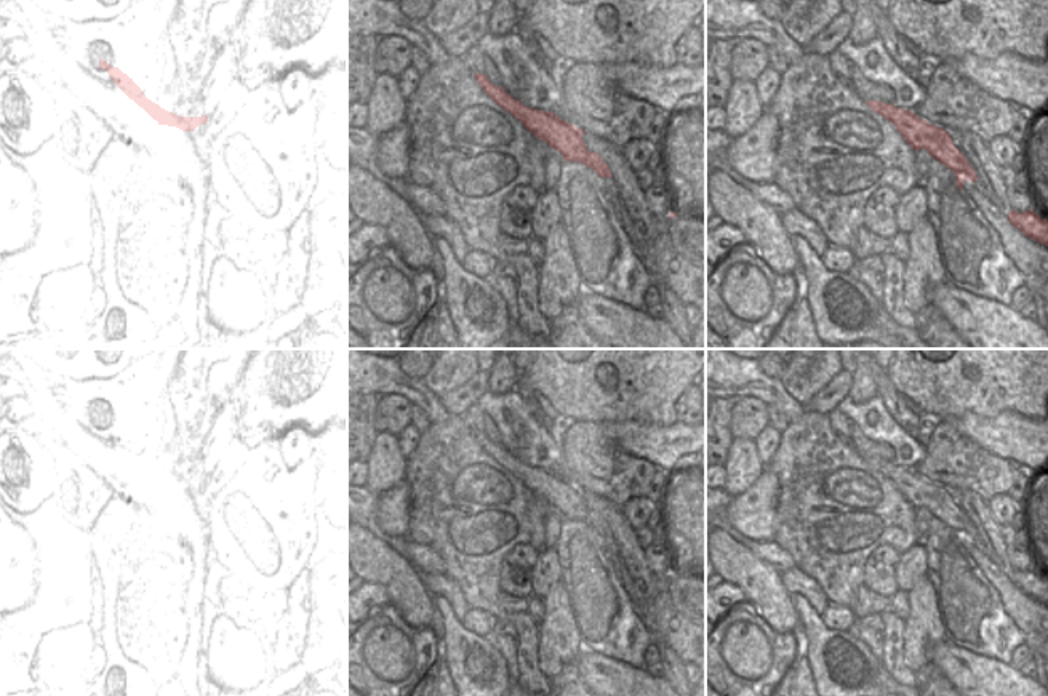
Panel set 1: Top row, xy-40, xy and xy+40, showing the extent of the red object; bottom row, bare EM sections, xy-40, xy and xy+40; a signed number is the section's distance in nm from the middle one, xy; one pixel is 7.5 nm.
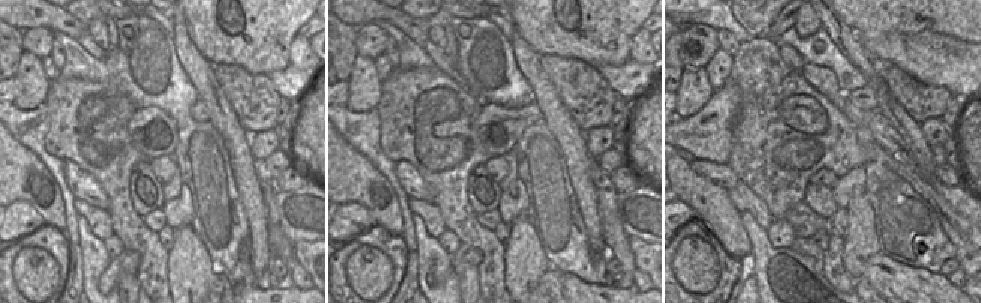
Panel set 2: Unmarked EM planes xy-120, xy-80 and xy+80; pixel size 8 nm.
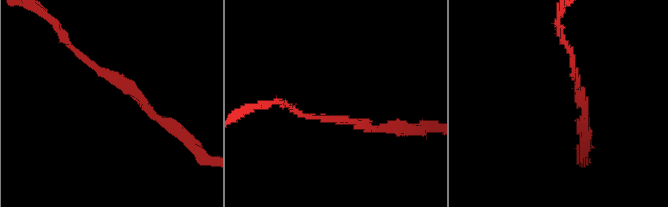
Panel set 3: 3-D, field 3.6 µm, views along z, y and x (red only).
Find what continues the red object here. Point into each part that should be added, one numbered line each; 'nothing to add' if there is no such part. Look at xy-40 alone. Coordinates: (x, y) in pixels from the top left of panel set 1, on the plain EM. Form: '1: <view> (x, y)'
nothing to add

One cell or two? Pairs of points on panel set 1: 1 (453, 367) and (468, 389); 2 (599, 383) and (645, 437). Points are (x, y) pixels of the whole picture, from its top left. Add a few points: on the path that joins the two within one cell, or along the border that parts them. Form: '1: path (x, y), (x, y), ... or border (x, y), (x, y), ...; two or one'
1: border (479, 372), (440, 397); two
2: border (600, 423), (644, 421), (668, 428); two

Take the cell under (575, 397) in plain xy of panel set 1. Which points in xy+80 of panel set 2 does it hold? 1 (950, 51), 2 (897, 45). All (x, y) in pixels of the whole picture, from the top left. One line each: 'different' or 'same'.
1: different
2: different

